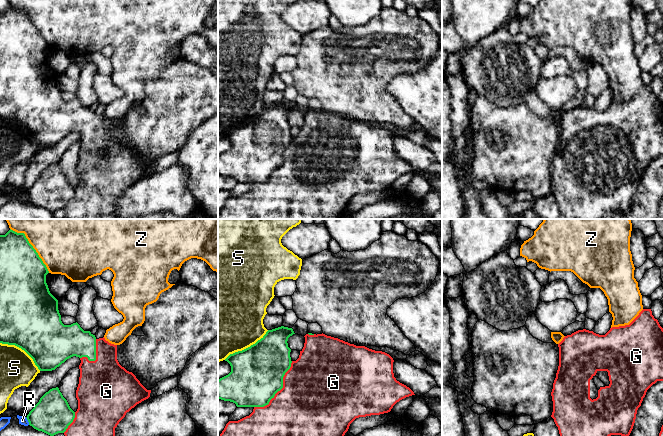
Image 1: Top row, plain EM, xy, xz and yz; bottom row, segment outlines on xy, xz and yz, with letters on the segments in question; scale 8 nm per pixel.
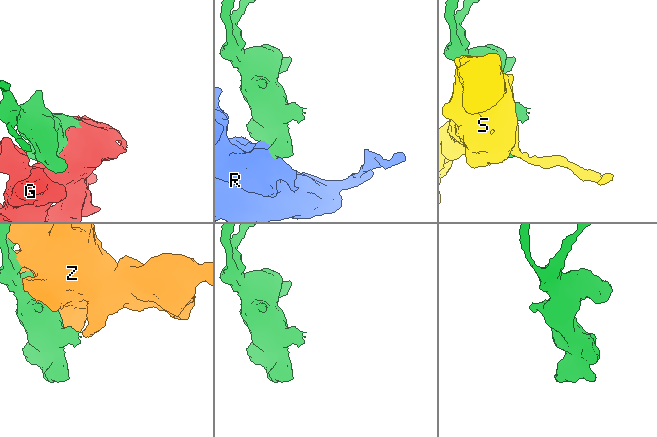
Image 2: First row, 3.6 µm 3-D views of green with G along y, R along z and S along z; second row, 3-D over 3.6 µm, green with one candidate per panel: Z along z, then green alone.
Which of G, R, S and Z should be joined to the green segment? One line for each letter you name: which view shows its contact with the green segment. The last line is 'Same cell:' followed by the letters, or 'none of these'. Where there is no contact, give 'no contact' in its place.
G: meets green in xz
Same cell: G

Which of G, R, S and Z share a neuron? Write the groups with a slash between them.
G / R / S / Z

